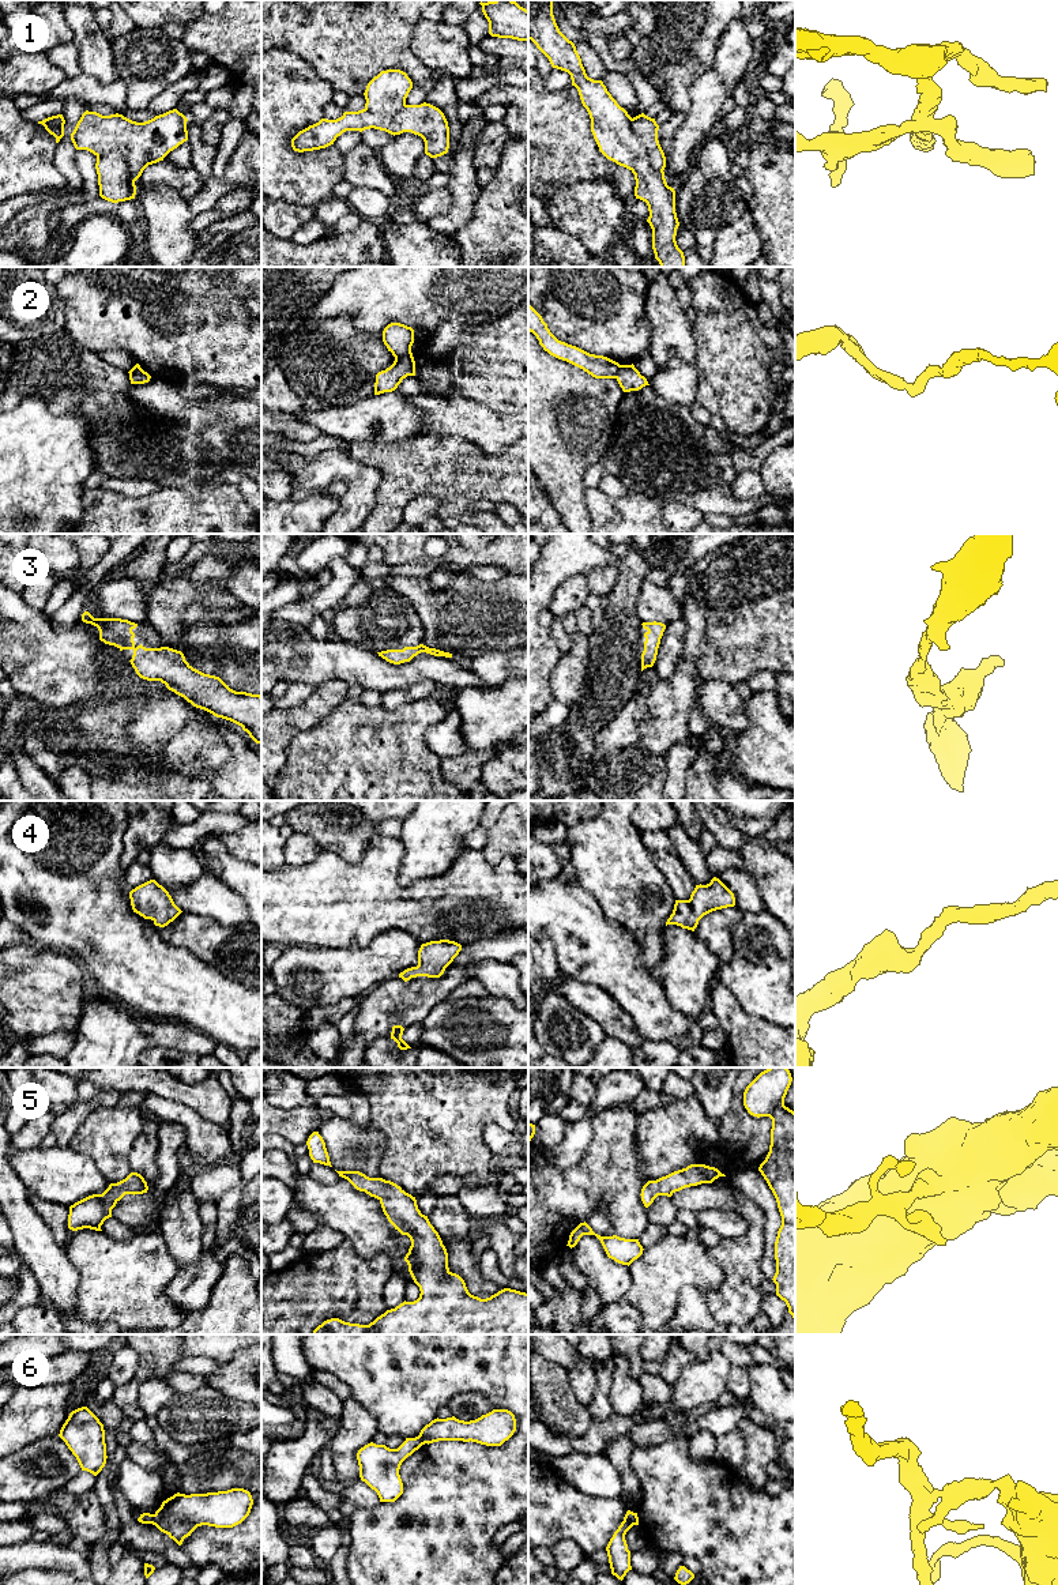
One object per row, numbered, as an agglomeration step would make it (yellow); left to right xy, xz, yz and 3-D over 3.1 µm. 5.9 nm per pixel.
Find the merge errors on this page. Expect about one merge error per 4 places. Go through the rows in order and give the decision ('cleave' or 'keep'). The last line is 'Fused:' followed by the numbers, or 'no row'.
1: keep
2: cleave
3: keep
4: keep
5: keep
6: cleave
Fused: 2, 6

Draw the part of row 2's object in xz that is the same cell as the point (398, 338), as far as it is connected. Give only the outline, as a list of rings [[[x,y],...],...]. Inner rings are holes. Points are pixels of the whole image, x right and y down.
[[[391,323],[383,331],[383,342],[395,358],[411,355],[414,330],[400,323]]]

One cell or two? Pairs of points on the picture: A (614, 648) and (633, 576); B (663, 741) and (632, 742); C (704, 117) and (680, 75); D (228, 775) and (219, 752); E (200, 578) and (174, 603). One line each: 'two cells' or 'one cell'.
A: one cell
B: two cells
C: two cells
D: two cells
E: two cells

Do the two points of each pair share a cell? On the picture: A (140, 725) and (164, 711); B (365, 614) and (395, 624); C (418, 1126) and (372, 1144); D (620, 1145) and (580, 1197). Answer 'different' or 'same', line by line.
A: same
B: same
C: different
D: same

